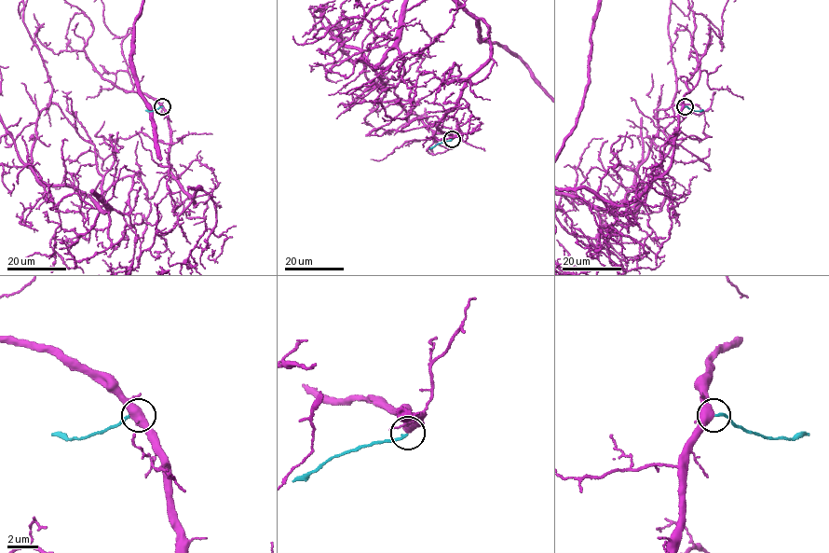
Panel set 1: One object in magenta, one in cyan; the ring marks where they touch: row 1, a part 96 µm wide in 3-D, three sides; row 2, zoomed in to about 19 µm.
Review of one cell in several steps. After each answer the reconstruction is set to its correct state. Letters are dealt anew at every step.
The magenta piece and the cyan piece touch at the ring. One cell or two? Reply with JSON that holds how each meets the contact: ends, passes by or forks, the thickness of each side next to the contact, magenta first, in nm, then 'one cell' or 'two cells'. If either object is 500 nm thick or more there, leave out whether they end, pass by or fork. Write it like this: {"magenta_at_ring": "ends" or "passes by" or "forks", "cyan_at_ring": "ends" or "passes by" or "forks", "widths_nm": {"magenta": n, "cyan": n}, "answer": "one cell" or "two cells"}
{"magenta_at_ring": "forks", "cyan_at_ring": "ends", "widths_nm": {"magenta": 440, "cyan": 160}, "answer": "one cell"}

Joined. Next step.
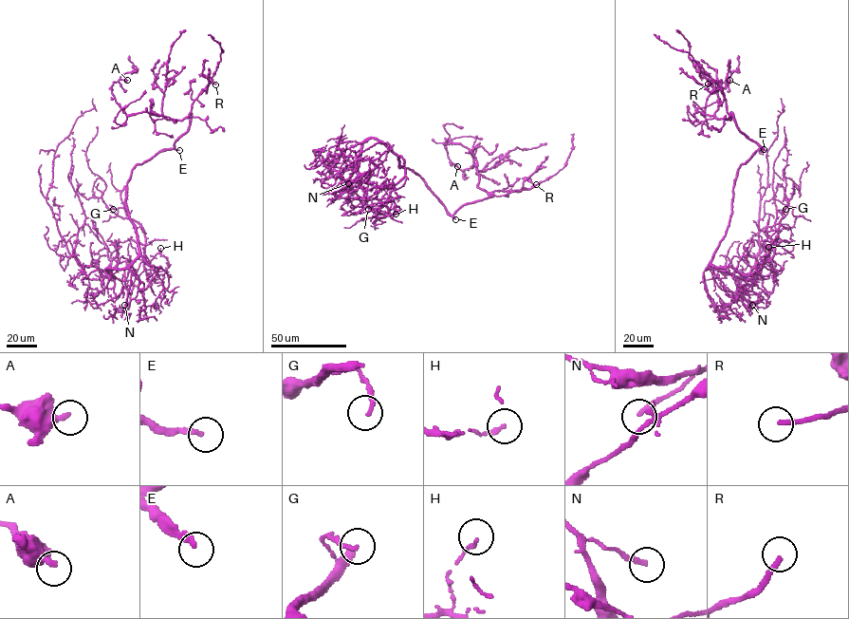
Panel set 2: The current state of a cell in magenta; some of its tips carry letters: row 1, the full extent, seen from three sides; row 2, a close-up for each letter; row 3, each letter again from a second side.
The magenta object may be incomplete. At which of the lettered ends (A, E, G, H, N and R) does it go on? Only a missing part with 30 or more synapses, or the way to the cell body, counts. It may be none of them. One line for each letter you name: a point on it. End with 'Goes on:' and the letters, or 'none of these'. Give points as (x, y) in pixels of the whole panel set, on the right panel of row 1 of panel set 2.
E: place (764, 149)
R: place (708, 84)
Goes on: E, R

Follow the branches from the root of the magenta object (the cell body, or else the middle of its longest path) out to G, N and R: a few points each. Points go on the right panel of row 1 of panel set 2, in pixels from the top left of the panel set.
G: (726, 231), (711, 264), (731, 267), (752, 275), (772, 256), (778, 229), (784, 217), (782, 213), (785, 209)
N: (726, 231), (706, 269), (728, 271), (743, 278), (748, 288), (741, 297), (752, 305)
R: (726, 231), (737, 171), (763, 147), (739, 130), (733, 114), (728, 112), (716, 83), (708, 84)

